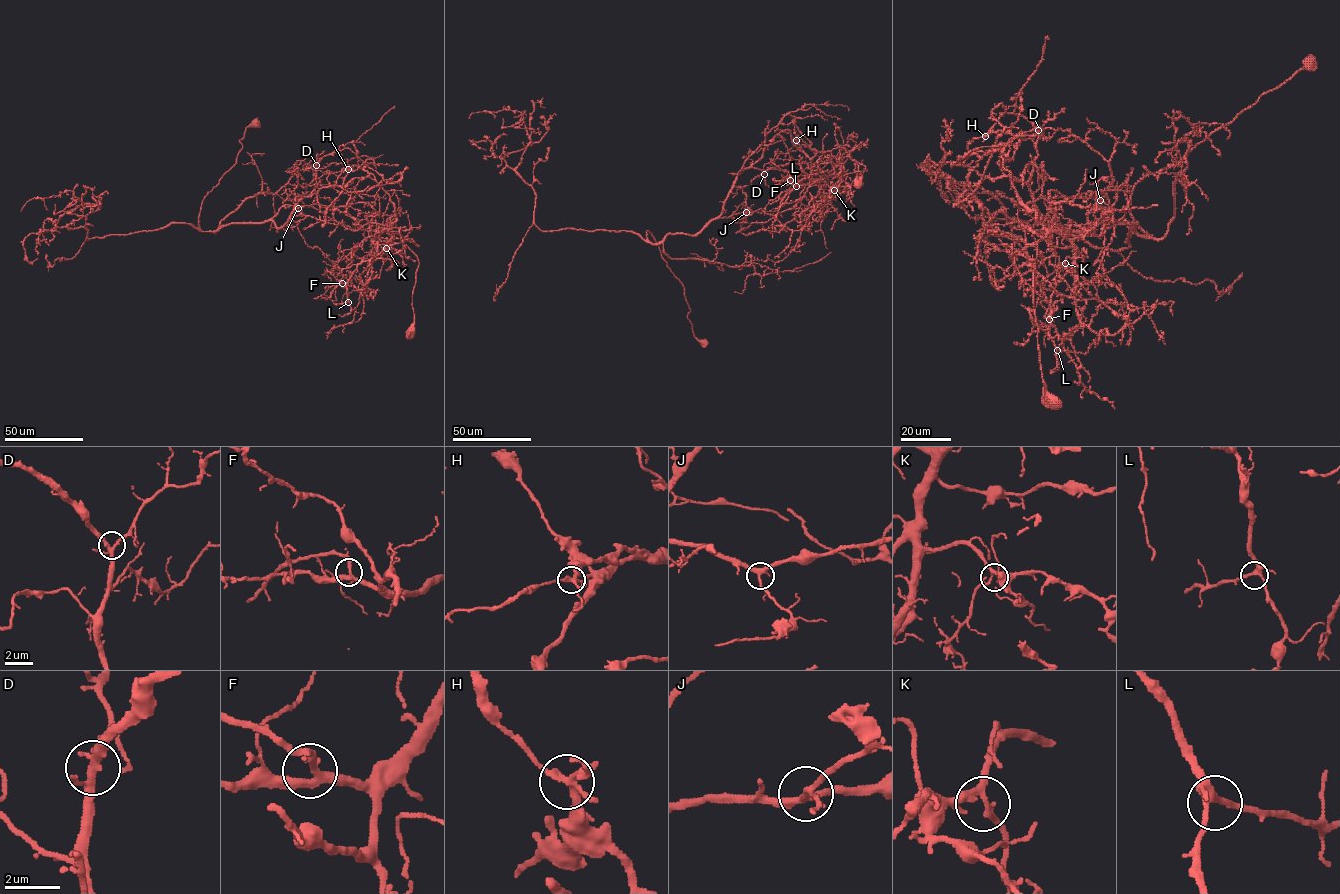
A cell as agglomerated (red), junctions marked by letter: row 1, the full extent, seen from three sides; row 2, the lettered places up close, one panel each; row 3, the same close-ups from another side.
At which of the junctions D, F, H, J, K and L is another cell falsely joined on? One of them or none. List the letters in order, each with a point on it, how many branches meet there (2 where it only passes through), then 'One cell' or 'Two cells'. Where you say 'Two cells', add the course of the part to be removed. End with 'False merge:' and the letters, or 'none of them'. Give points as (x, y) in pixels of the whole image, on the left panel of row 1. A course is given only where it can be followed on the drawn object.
D: Place: (316, 165). Branches: 5. One cell
F: Place: (342, 283). Branches: 4. One cell
H: Place: (348, 169). Branches: 5. Two cells. Course of the part to remove: (348, 168), (280, 228), (170, 223), (86, 240), (83, 227), (56, 225), (84, 204), (72, 191), (20, 211)
J: Place: (298, 208). Branches: 4. One cell
K: Place: (386, 248). Branches: 4. One cell
L: Place: (348, 302). Branches: 4. One cell
False merge: H

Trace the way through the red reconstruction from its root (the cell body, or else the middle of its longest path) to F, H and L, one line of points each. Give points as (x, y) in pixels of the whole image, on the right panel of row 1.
F: (1309, 62), (1137, 183), (1150, 236), (1103, 193), (1050, 190), (1059, 232), (1026, 248), (1049, 319)
H: (1309, 62), (1137, 183), (1130, 215), (1150, 236), (1050, 222), (1025, 183), (962, 164), (985, 136)
L: (1309, 62), (1137, 183), (1150, 236), (1103, 193), (1048, 192), (1059, 232), (1026, 256), (1057, 350)

